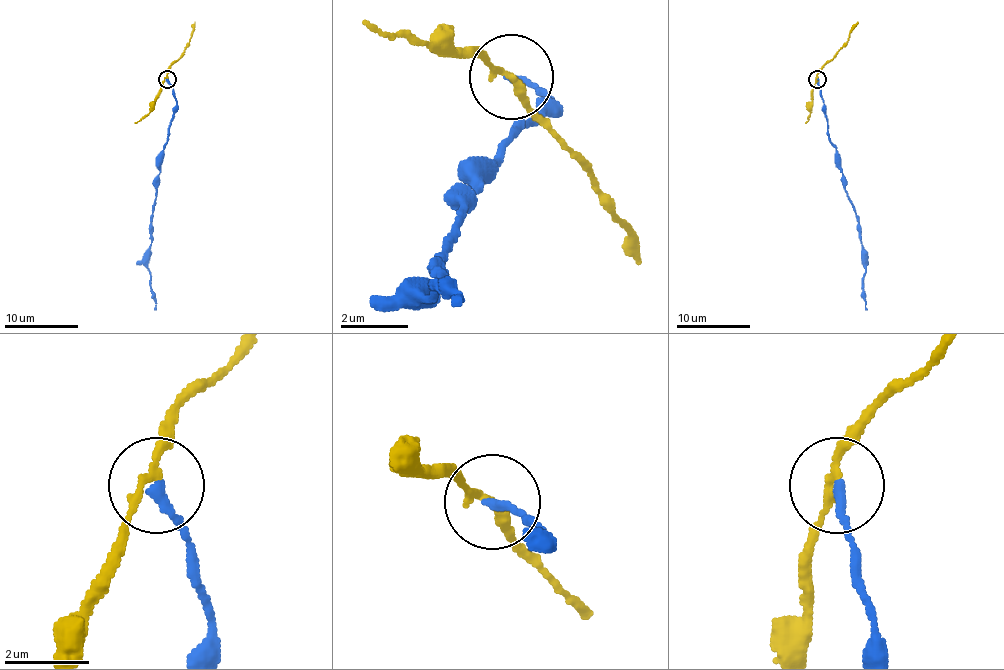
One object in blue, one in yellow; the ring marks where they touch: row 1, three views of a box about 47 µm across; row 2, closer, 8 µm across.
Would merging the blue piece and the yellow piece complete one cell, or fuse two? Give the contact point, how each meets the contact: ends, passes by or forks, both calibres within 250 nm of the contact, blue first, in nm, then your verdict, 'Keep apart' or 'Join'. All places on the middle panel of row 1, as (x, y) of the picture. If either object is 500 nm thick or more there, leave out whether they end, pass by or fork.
Place: (511, 77). At the ring blue ends. At the ring yellow passes by. Thickness 240 nm (blue) against 170 nm. Keep apart

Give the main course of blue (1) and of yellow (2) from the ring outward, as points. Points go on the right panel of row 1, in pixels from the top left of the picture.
1: (817, 78), (824, 100), (828, 139), (835, 148), (843, 187), (857, 219), (865, 261), (863, 300), (867, 309)
2: (817, 78), (822, 67), (848, 40), (857, 21)

